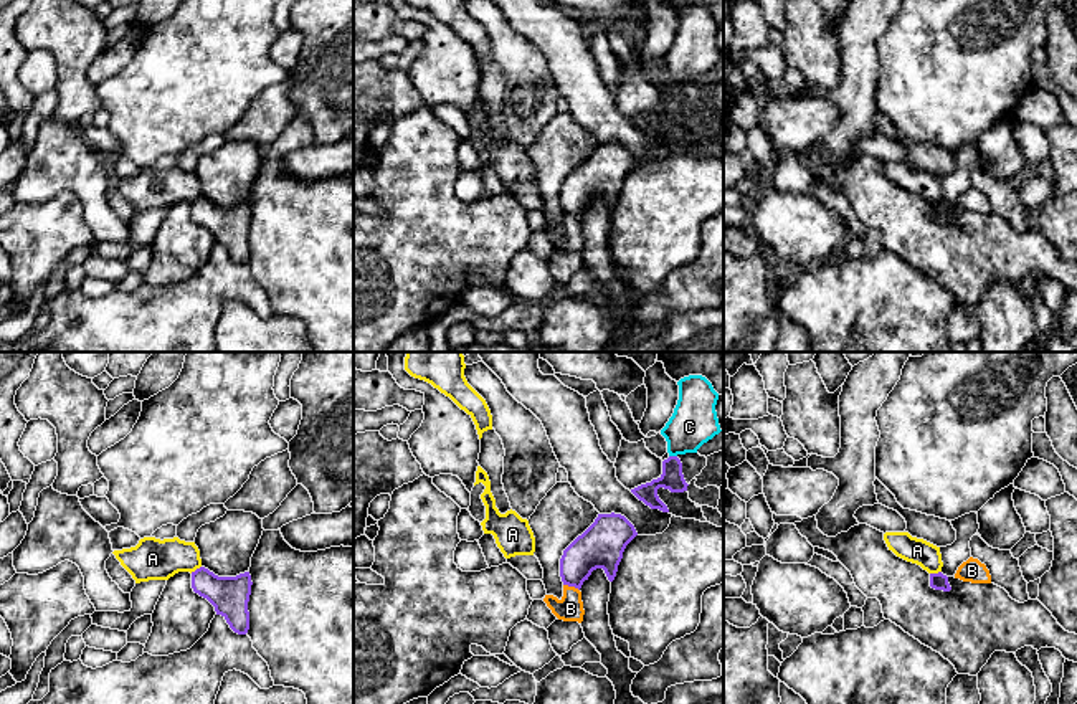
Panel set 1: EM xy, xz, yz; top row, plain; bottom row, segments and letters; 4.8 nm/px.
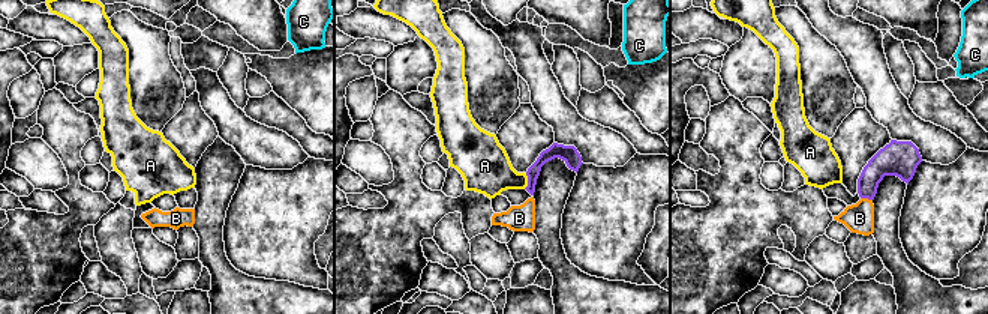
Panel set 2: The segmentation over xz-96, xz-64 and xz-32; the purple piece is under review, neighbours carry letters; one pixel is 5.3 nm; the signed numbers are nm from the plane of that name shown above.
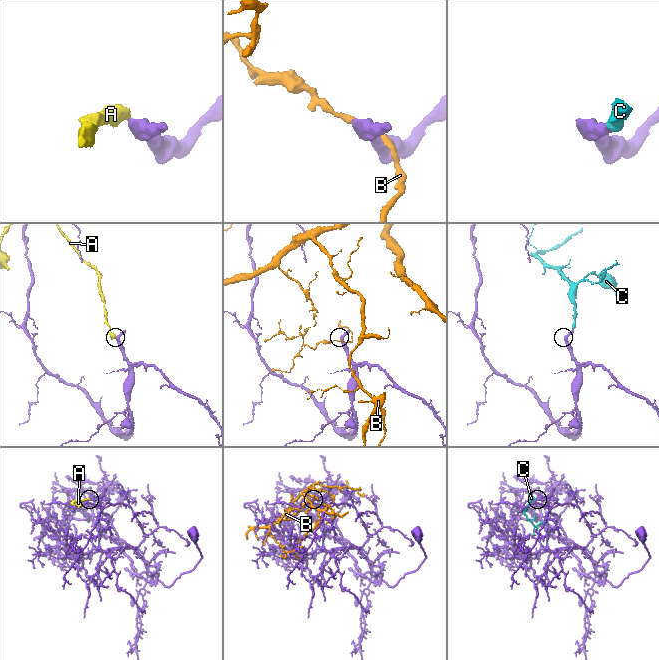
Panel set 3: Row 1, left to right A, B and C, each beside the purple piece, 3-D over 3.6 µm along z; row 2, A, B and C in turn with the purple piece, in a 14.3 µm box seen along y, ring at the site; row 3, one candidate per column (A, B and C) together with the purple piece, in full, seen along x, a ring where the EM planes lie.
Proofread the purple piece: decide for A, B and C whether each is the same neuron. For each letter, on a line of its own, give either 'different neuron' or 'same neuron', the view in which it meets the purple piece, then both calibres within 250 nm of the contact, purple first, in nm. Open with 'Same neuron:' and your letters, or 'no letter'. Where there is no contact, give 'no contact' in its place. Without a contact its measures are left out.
Same neuron: C
A: different neuron | yz | 80/130 nm
B: different neuron | xz | 220/130 nm
C: same neuron | xz | 110/220 nm

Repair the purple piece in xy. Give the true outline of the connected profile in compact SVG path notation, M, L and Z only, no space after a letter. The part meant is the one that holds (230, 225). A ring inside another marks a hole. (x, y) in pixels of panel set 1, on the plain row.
M205 197L192 202L193 221L206 228L215 236L216 245L221 245L238 264L246 264L249 259L251 215L249 202L236 207L218 207Z

